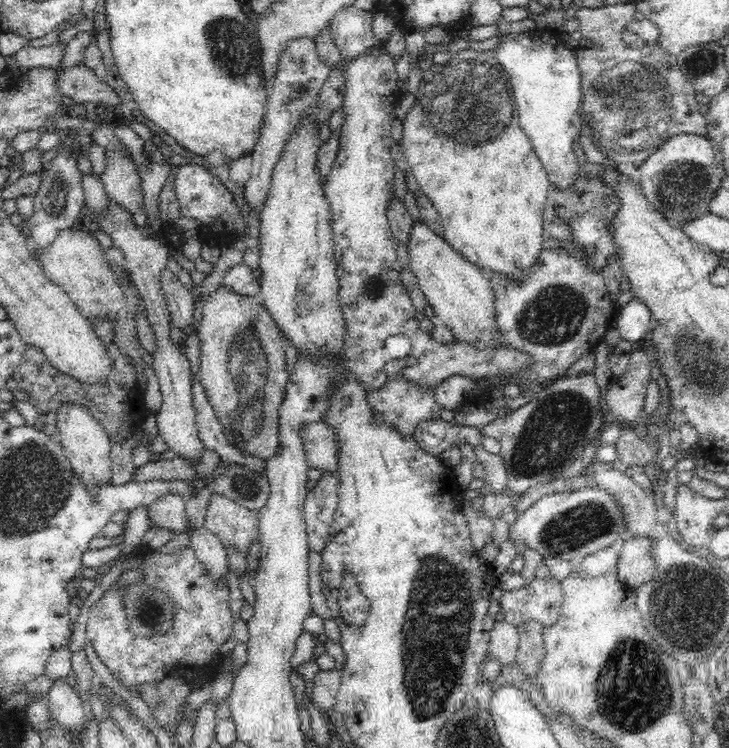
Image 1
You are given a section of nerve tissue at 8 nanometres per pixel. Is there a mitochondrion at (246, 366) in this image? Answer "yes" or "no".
yes

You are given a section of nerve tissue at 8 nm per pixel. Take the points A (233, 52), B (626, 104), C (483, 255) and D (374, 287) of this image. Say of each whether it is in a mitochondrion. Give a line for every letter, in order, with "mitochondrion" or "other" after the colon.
A: mitochondrion
B: mitochondrion
C: other
D: mitochondrion

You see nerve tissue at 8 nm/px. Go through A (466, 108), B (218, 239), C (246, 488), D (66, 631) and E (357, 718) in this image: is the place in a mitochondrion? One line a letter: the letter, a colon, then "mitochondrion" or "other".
A: mitochondrion
B: other
C: mitochondrion
D: other
E: other

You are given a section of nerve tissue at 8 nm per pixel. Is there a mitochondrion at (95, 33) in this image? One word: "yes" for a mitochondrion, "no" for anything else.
no

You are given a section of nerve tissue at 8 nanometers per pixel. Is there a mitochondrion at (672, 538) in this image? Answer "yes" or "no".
no

